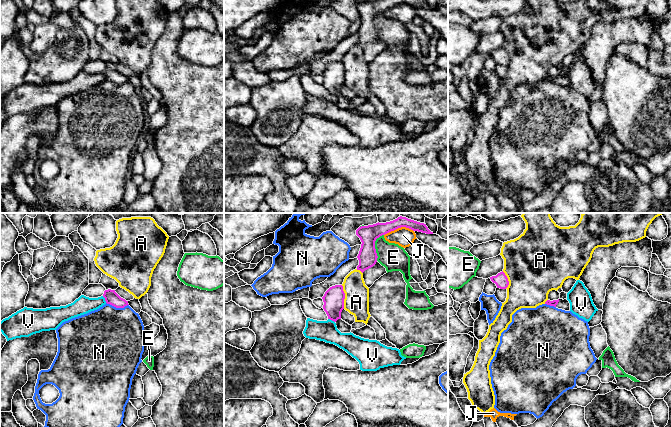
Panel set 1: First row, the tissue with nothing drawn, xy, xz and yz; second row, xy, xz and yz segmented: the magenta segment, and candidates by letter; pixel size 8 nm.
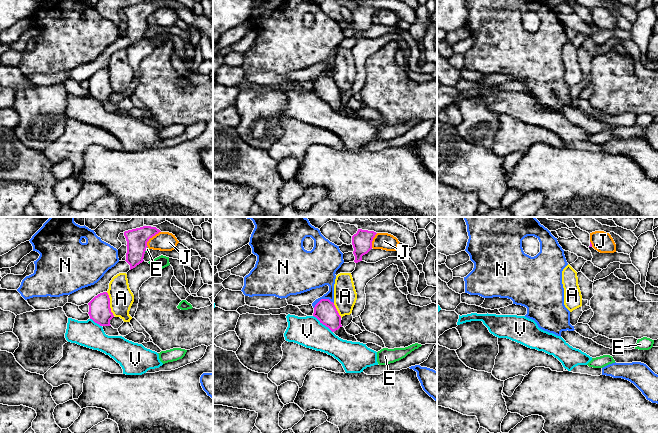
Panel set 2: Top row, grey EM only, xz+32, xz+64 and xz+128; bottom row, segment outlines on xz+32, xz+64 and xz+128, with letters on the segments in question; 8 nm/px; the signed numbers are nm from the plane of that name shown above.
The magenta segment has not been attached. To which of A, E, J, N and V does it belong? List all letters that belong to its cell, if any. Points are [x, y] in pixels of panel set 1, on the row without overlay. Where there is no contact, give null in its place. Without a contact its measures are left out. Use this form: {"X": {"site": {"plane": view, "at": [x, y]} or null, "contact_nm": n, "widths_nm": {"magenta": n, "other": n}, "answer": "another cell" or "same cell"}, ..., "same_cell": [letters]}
{"A": {"site": {"plane": "xz", "at": [344, 73]}, "contact_nm": 190, "widths_nm": {"magenta": 170, "other": 200}, "answer": "another cell"}, "E": {"site": {"plane": "xz", "at": [374, 22]}, "contact_nm": 220, "widths_nm": {"magenta": 150, "other": 220}, "answer": "another cell"}, "J": {"site": {"plane": "xz", "at": [398, 3]}, "contact_nm": 240, "widths_nm": {"magenta": 140, "other": 160}, "answer": "another cell"}, "N": {"site": {"plane": "xy", "at": [117, 83]}, "contact_nm": 190, "widths_nm": {"magenta": 110, "other": 500}, "answer": "another cell"}, "V": {"site": {"plane": "xy", "at": [105, 75]}, "contact_nm": 70, "widths_nm": {"magenta": 110, "other": 140}, "answer": "another cell"}, "same_cell": []}

